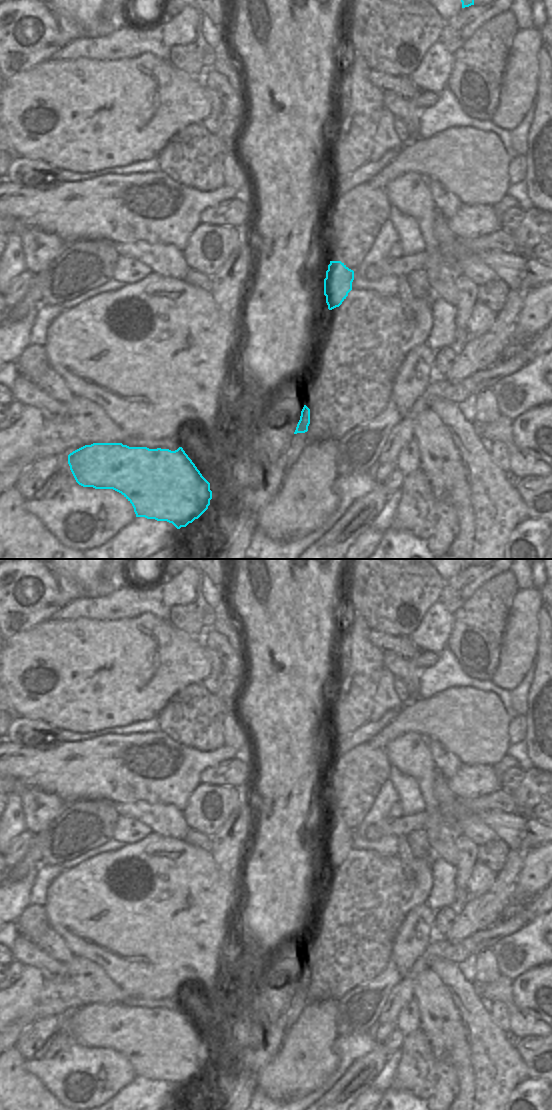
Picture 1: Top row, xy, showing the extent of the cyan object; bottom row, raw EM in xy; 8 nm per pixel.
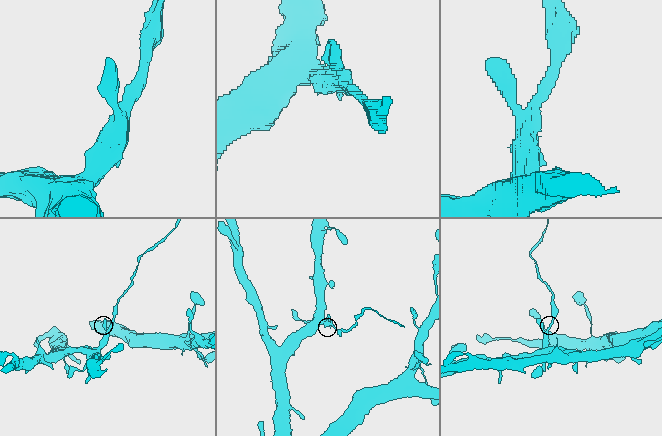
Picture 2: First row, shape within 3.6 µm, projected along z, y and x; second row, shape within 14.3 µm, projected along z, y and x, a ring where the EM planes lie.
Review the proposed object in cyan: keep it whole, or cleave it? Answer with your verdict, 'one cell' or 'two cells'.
two cells

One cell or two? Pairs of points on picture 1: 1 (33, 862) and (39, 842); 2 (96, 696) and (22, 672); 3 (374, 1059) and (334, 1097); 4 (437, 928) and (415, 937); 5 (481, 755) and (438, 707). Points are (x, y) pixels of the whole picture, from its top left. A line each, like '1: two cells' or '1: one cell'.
1: one cell
2: one cell
3: one cell
4: two cells
5: one cell

